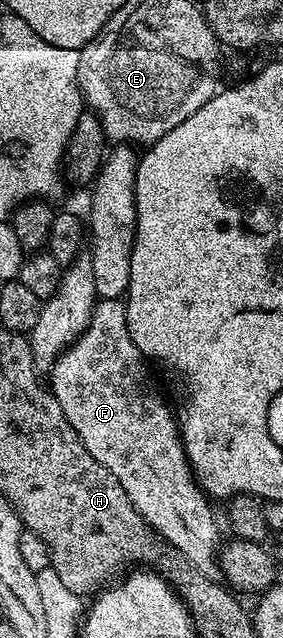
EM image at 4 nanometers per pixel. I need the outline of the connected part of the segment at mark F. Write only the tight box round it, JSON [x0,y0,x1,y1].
[51,299,222,574]

